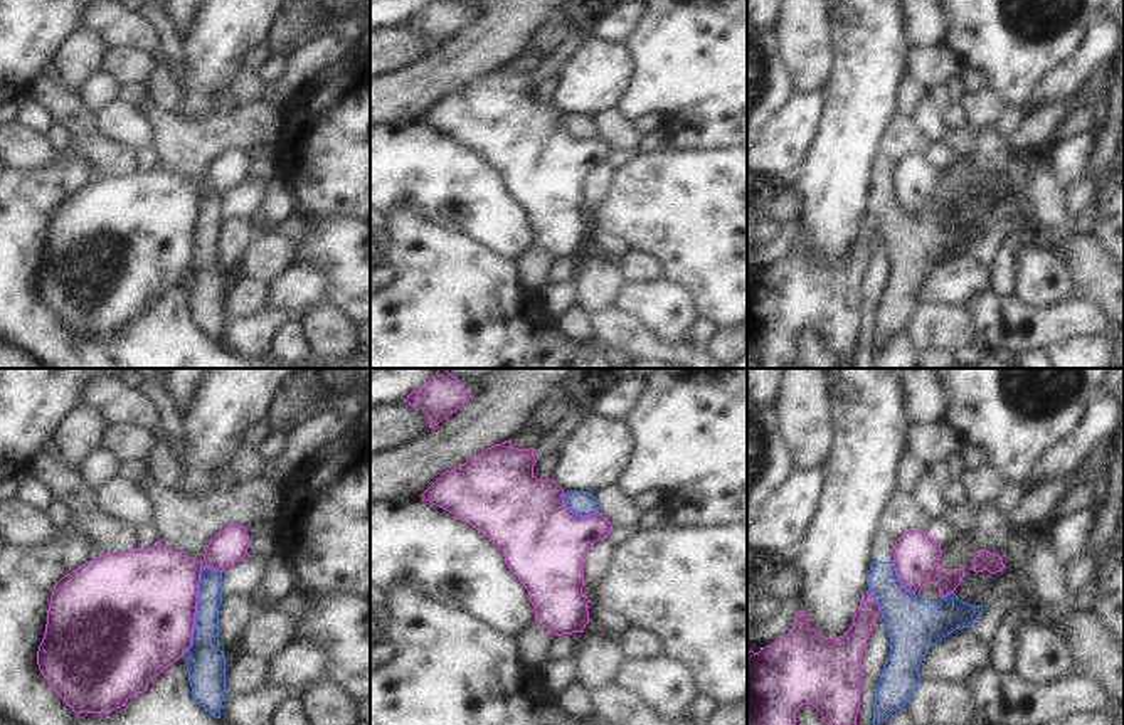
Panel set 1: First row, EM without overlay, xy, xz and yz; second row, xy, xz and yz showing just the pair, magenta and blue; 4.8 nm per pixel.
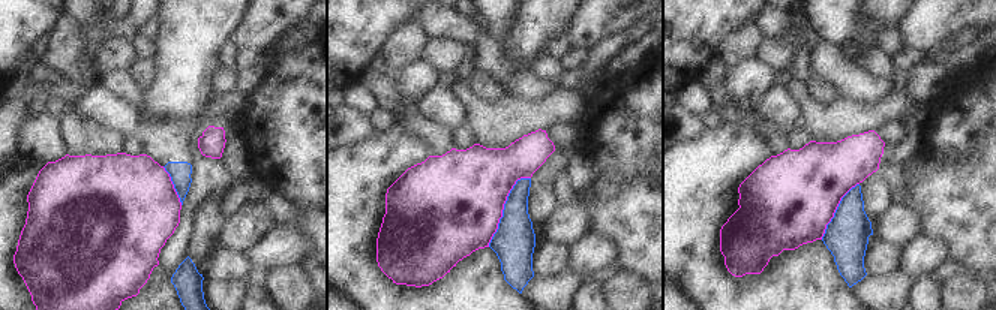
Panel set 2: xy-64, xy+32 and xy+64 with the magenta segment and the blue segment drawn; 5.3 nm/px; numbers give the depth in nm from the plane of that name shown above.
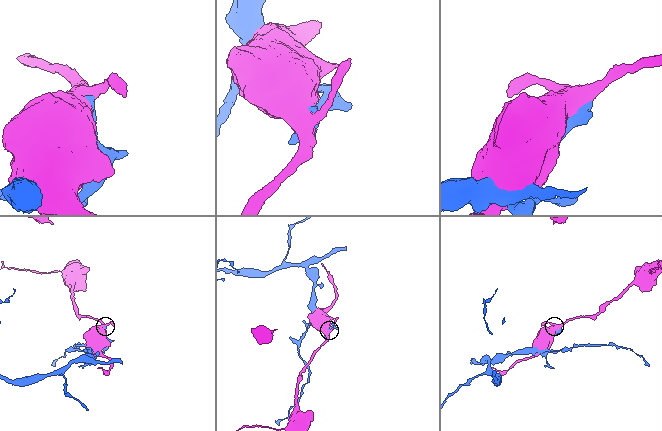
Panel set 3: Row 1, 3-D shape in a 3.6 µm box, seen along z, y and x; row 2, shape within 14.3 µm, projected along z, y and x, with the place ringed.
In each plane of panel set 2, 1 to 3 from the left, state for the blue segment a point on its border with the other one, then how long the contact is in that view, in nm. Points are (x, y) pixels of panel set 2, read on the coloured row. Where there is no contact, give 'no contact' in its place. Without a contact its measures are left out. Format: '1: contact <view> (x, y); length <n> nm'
1: contact xy-64 (173, 186); length 240 nm
2: contact xy+32 (503, 207); length 440 nm
3: contact xy+64 (836, 208); length 360 nm

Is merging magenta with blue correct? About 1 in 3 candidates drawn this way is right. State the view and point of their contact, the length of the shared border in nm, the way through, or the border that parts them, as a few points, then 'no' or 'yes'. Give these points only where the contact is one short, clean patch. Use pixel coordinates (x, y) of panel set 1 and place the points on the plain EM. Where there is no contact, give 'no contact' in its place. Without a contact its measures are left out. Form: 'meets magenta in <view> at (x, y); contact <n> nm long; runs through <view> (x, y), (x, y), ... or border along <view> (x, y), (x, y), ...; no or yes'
meets magenta in xy at (196, 232); contact 460 nm long; no

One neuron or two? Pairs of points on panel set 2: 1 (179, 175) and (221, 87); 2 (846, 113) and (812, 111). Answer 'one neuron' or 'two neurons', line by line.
1: two neurons
2: one neuron

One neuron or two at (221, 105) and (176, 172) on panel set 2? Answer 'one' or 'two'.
one

